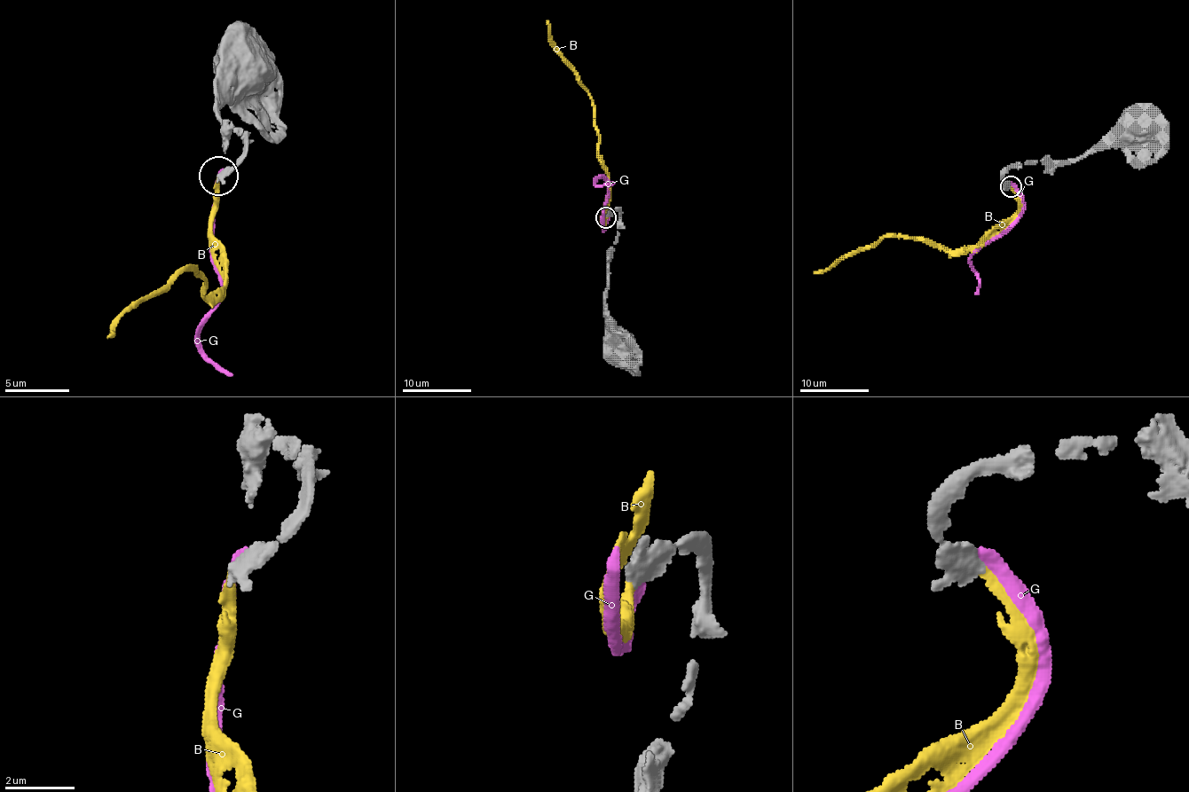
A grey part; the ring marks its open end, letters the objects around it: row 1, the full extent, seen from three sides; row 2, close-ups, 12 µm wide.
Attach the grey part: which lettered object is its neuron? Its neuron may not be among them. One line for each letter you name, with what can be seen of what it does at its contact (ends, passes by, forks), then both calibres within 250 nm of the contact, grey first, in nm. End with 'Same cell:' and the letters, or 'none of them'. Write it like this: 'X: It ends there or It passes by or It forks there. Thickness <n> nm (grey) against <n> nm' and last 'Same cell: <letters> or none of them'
B: It ends there. Thickness 400 nm (grey) against 280 nm
Same cell: B

